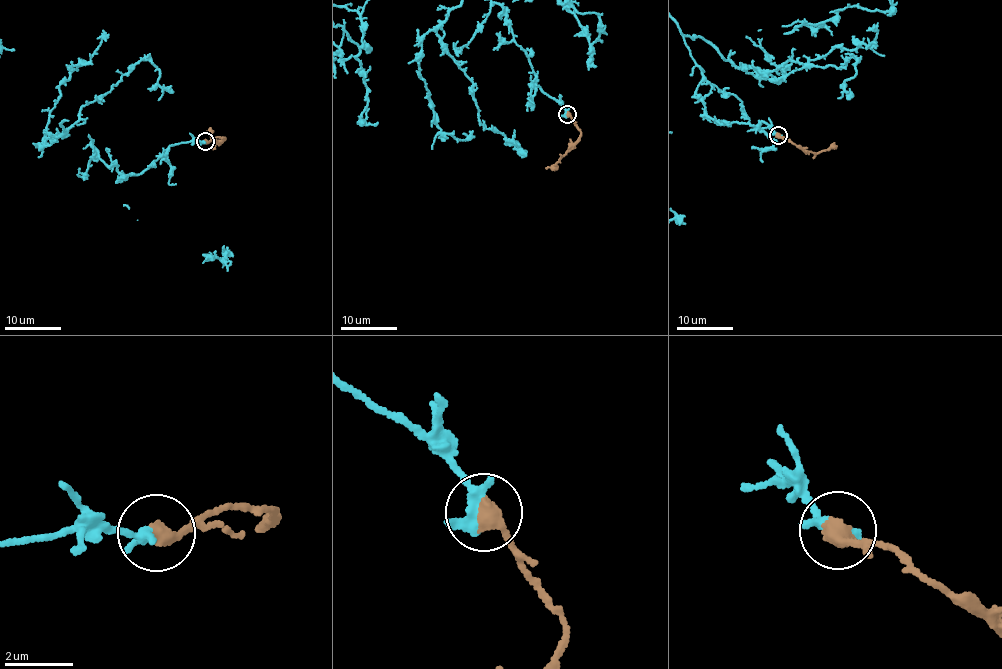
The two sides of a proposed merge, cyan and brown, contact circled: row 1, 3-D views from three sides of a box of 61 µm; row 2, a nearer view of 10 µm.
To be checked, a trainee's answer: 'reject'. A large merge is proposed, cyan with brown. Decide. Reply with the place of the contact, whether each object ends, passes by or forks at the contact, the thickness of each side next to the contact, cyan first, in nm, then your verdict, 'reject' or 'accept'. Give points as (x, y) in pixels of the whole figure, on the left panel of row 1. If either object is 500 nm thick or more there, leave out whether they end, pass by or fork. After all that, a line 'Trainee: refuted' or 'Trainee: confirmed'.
place (205, 141); calibres 440 and 500 nm; accept
Trainee: refuted

